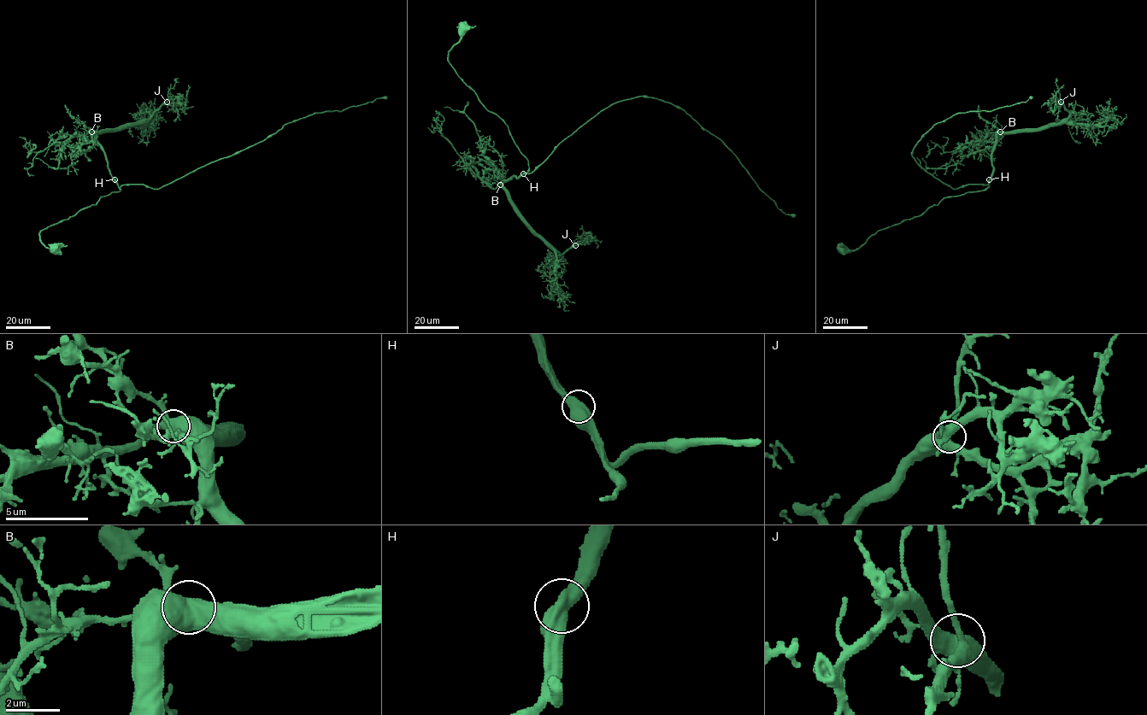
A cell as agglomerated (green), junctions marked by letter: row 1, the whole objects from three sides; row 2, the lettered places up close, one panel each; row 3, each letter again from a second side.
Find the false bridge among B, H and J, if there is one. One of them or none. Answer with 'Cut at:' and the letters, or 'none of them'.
Cut at: none of them

